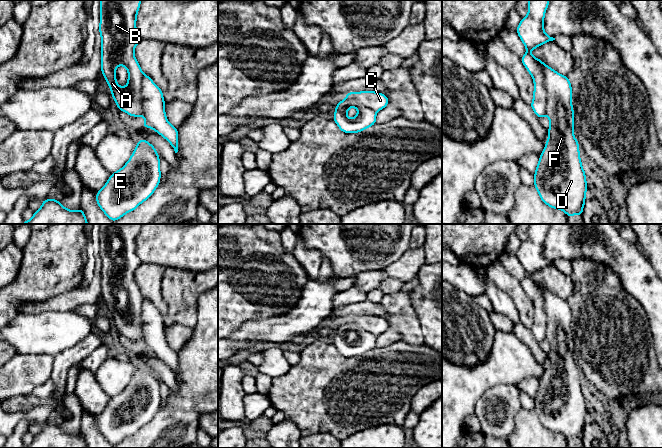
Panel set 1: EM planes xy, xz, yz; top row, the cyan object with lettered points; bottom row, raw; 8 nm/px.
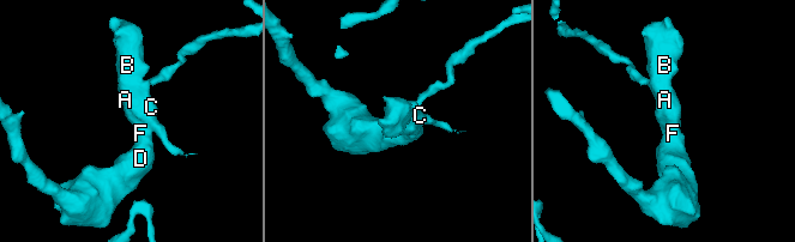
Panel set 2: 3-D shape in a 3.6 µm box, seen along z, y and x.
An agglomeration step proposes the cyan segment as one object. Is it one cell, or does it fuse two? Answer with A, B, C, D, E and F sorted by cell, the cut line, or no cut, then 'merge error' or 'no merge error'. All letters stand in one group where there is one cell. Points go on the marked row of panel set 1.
A B C D E F | no cut | no merge error

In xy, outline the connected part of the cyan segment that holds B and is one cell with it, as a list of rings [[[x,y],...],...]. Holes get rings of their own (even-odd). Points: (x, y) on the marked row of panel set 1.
[[[101,0],[100,1],[100,27],[101,35],[101,72],[111,89],[113,99],[120,111],[126,112],[133,117],[143,116],[145,123],[142,128],[151,128],[165,138],[174,148],[175,153],[178,152],[178,129],[169,123],[165,114],[165,102],[161,89],[154,84],[153,80],[145,75],[134,56],[134,49],[142,40],[136,30],[137,13],[140,8],[141,0]],[[123,65],[128,71],[127,86],[122,87],[116,81],[116,67]]]

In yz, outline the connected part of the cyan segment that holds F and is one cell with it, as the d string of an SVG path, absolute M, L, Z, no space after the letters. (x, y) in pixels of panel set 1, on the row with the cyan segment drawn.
M528 0L528 15L521 19L516 29L527 50L521 57L521 61L534 81L531 108L538 118L547 115L550 121L548 140L534 173L534 186L546 205L553 209L563 210L567 217L582 216L588 186L580 159L579 143L573 135L574 110L571 83L567 76L556 72L530 53L531 50L555 40L544 32L544 16L548 5L549 0Z

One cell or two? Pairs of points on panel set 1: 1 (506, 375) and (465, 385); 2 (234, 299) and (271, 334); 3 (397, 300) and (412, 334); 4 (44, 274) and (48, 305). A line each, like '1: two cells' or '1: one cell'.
1: one cell
2: two cells
3: one cell
4: two cells

